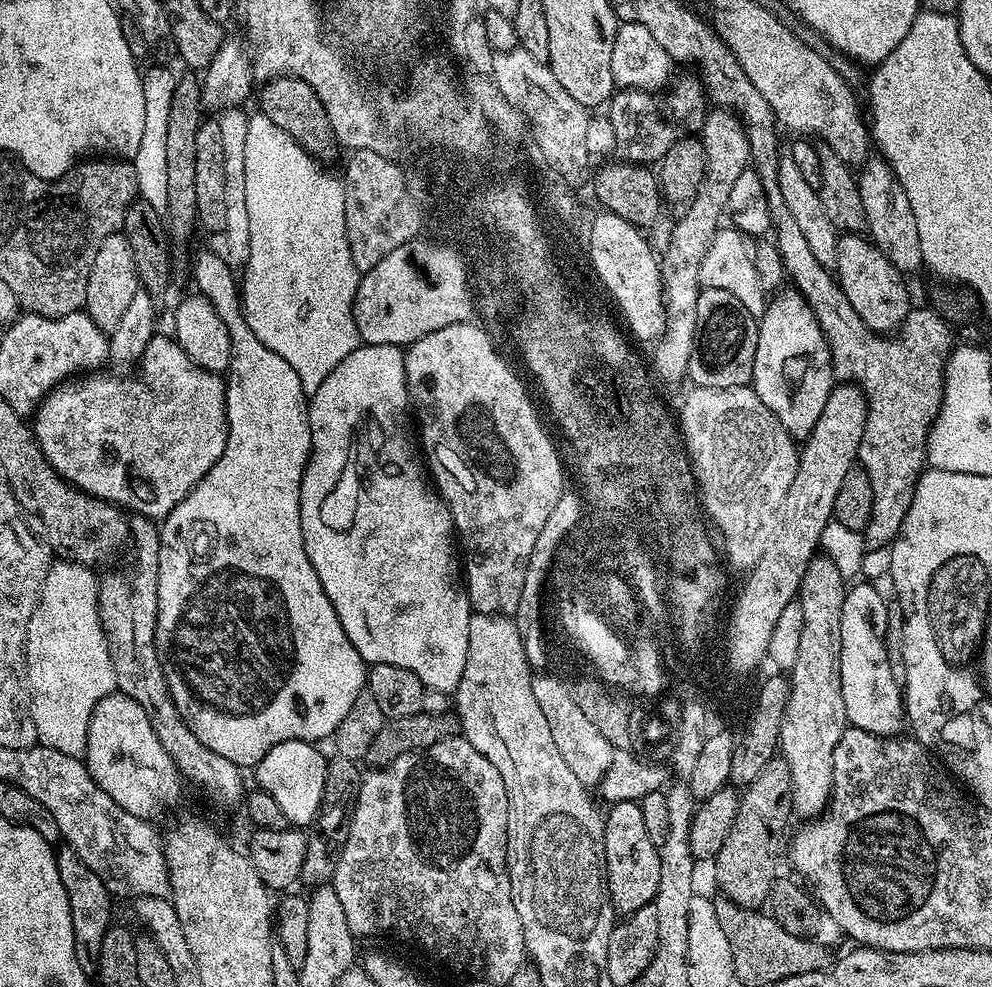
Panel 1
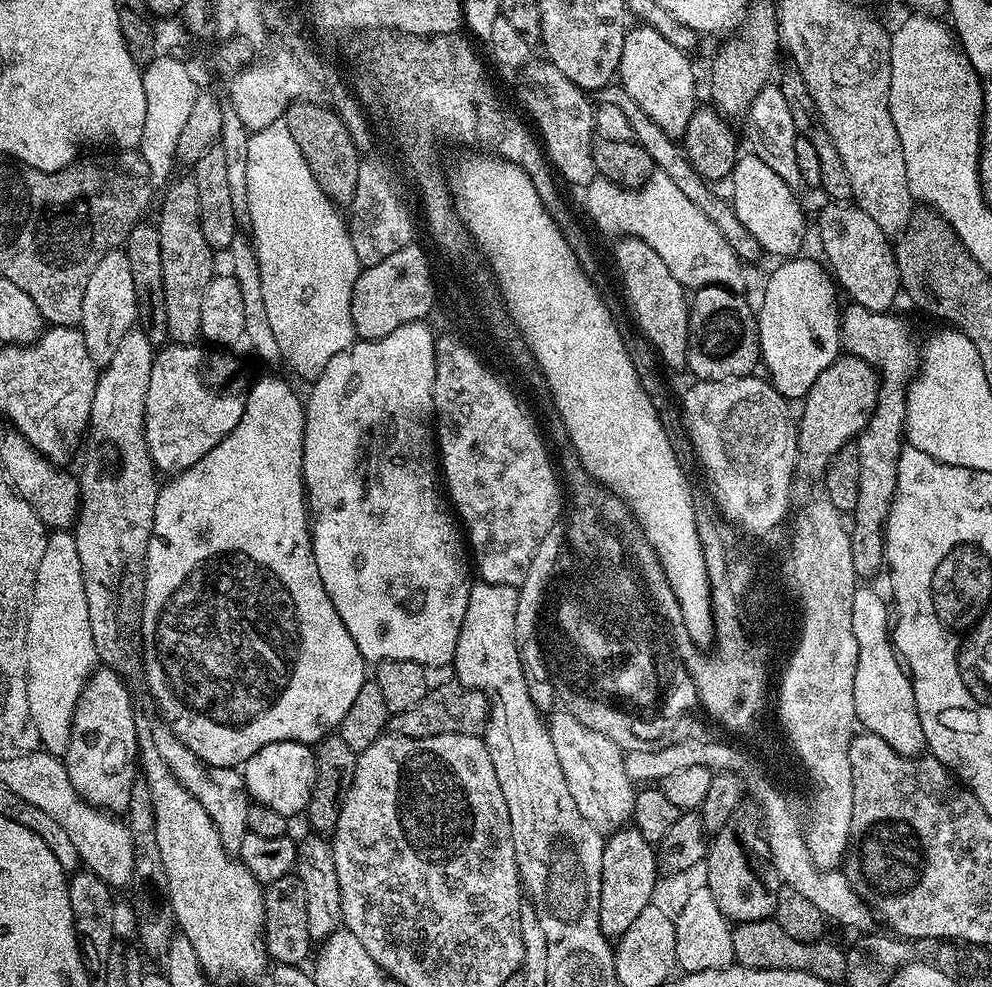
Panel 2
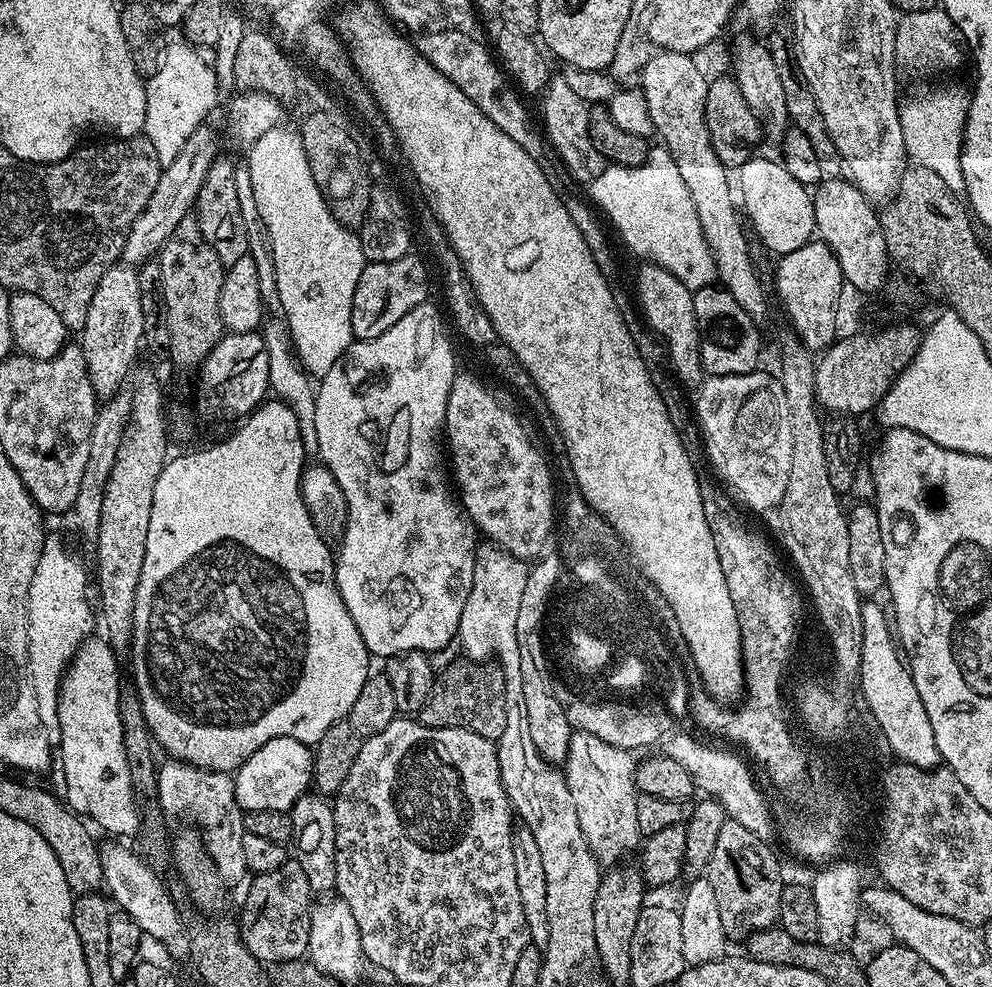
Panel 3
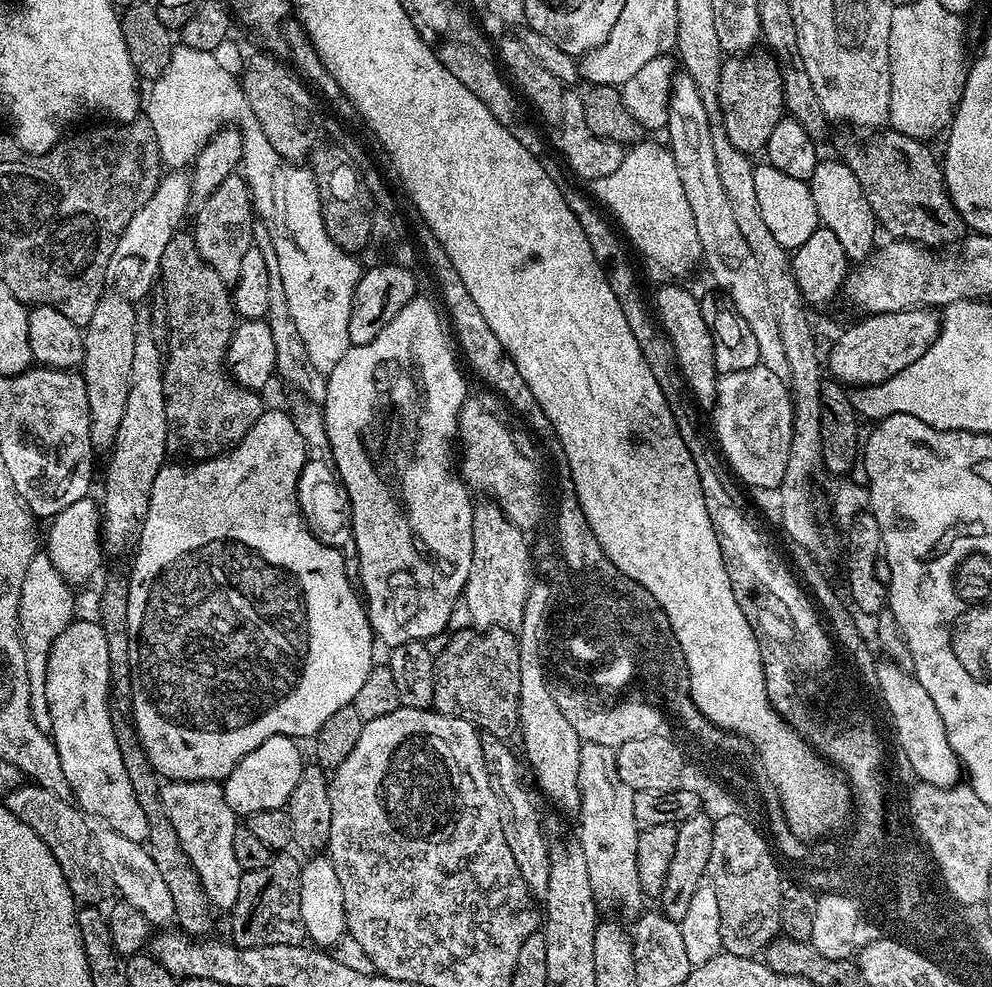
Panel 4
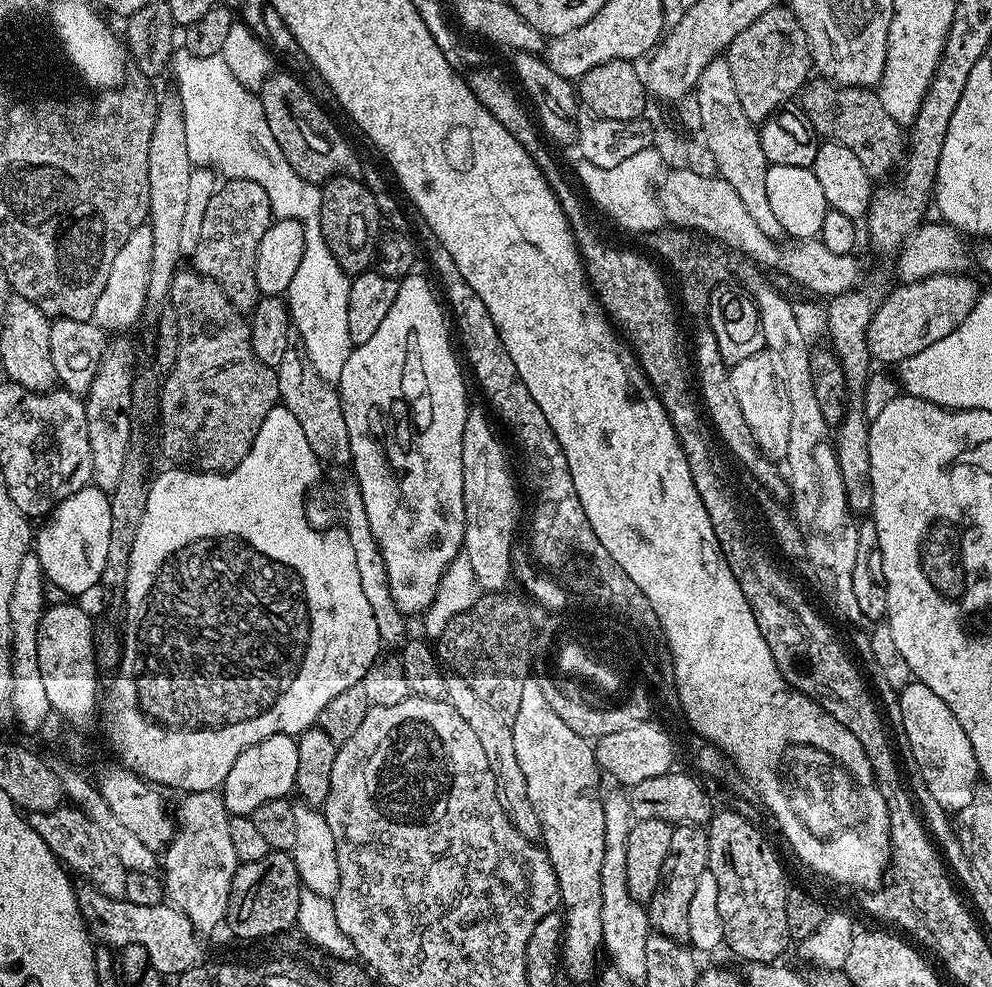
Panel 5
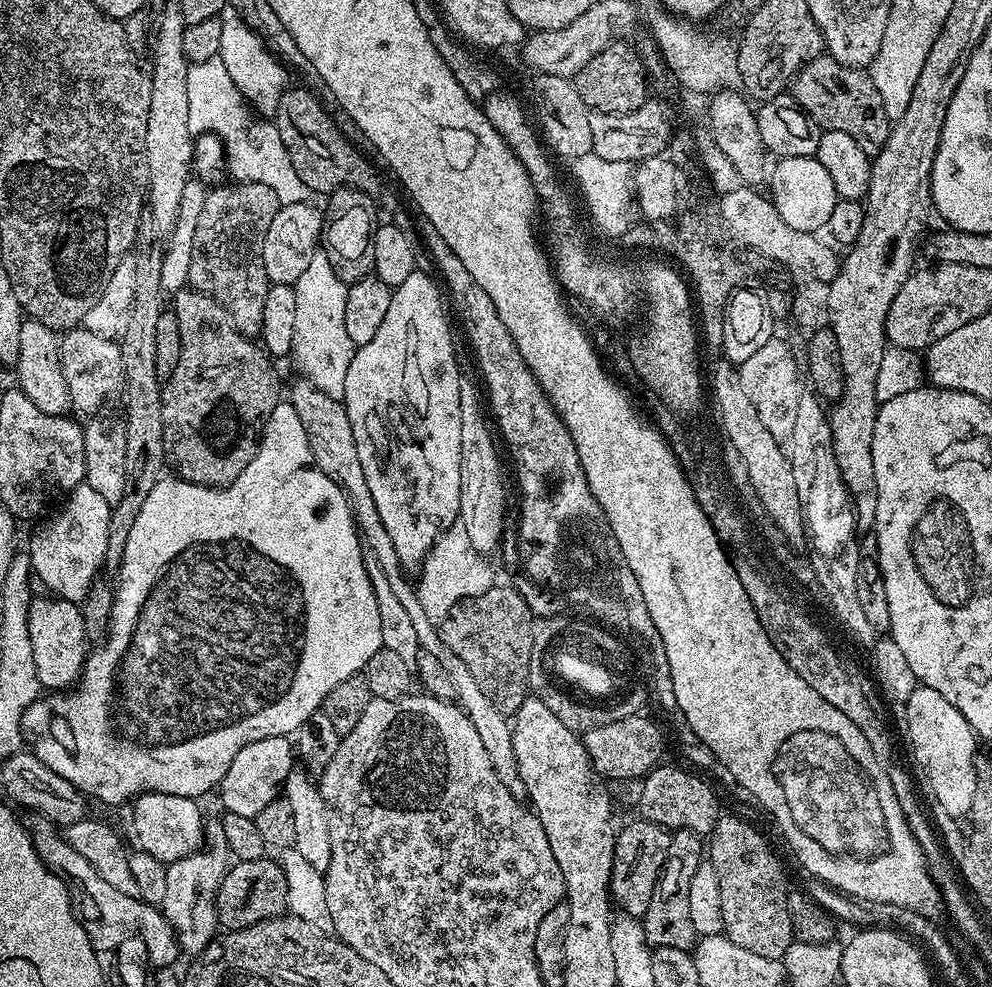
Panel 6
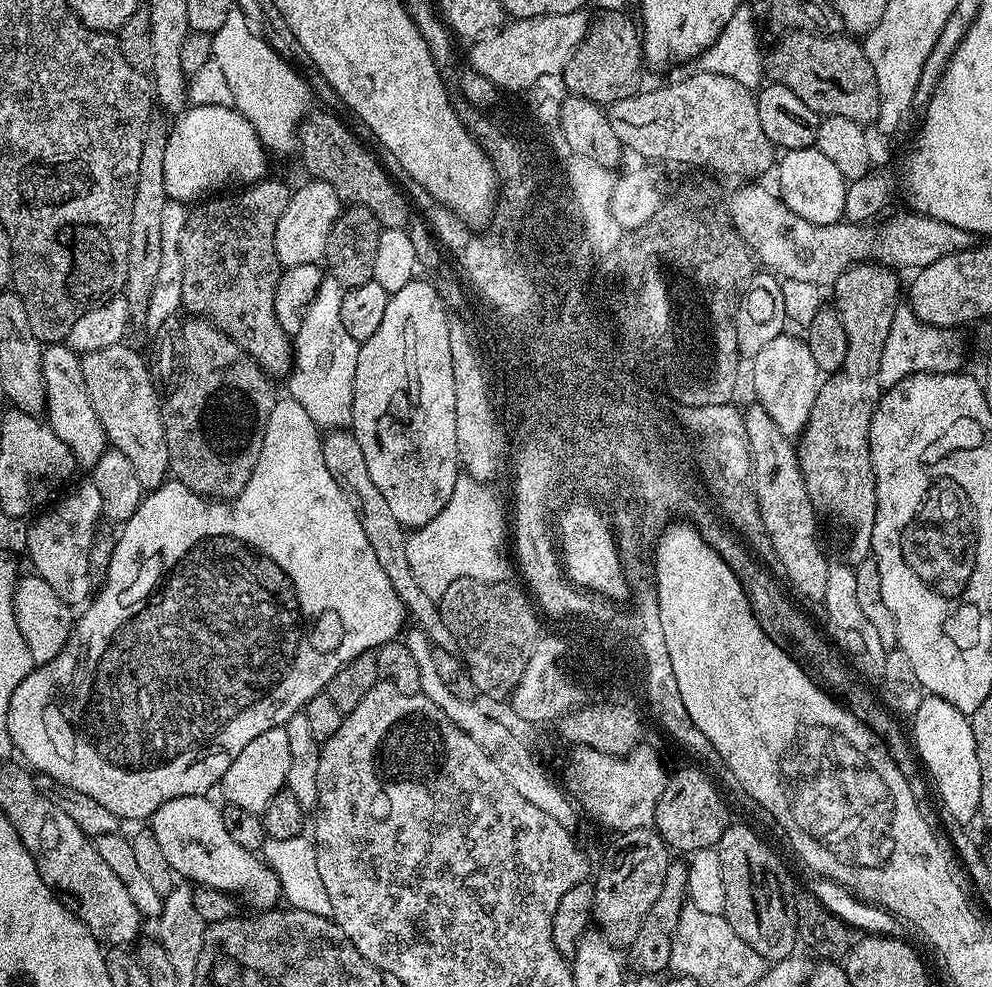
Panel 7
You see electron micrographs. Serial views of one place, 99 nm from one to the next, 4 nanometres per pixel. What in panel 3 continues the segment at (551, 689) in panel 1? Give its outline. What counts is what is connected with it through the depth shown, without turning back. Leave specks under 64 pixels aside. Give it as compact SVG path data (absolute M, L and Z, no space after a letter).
M573 731L568 747L568 757L562 761L564 780L568 784L570 798L574 798L574 810L578 810L578 826L582 826L582 834L590 850L604 866L619 865L627 857L624 855L632 847L635 849L642 840L638 826L636 769L634 760L628 756L631 755L625 749L610 746L610 742L602 742L602 738L594 738L594 734Z

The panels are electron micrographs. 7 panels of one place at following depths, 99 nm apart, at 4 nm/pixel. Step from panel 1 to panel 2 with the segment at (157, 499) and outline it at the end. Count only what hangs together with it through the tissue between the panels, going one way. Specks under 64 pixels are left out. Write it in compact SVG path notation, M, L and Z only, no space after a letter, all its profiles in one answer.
M169 343L155 353L150 370L150 390L146 394L146 410L144 411L144 441L148 443L148 452L152 456L153 465L161 473L179 474L185 468L193 468L200 459L222 438L226 438L238 426L244 413L246 399L245 385L232 380L236 376L236 360L227 356L224 350L208 350L203 352L192 344Z

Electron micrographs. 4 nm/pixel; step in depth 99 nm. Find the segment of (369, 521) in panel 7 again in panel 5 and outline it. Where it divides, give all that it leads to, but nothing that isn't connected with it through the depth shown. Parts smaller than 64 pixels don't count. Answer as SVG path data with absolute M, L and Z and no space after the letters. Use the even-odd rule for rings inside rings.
M289 335L286 354L282 354L282 362L275 370L280 404L286 410L290 410L294 418L298 418L298 426L302 426L306 433L306 442L310 442L310 450L314 450L316 457L325 465L351 465L350 434L346 434L340 393L334 387L333 381L322 378L322 374L314 370L314 362L310 362L299 336ZM467 682L449 683L446 699L454 710L458 710L458 714L462 714L462 718L466 718L470 730L474 730L475 736L478 737L478 743L482 745L482 751L486 754L486 762L490 762L490 774L494 774L500 801L504 809L508 811L508 817L512 820L513 826L524 836L539 837L538 814L534 814L534 806L530 806L530 794L526 791L526 778L522 774L522 765L518 763L514 751L514 734L511 723L500 717L494 710L490 710L488 703L481 699L472 689L471 684Z

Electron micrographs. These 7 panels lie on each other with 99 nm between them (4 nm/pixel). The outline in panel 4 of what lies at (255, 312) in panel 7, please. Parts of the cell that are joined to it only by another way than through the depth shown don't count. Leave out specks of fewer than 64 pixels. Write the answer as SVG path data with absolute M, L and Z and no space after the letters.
M240 174L228 176L199 208L194 227L198 254L202 254L204 261L214 266L214 274L218 274L224 284L235 285L236 279L242 274L242 258L246 258L246 250L254 247L254 205L248 181Z

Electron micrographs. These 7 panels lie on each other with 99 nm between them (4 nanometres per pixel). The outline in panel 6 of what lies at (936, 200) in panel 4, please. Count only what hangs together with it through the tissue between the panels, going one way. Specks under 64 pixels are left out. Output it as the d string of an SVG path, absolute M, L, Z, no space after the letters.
M821 54L814 57L808 65L805 63L790 85L790 95L799 102L801 110L807 112L820 129L842 130L850 134L870 158L880 153L892 129L893 121L889 120L886 114L886 106L882 106L882 94L878 94L878 86L874 86L871 75L863 68L848 68L833 56Z

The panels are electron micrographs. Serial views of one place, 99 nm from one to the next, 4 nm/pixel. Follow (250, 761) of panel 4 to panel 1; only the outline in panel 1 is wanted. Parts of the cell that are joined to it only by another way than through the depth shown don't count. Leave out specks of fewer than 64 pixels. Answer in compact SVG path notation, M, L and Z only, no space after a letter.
M291 740L274 746L258 762L254 769L255 783L266 794L270 794L278 802L282 814L286 814L289 825L304 830L316 823L316 815L320 812L322 790L326 786L326 770L328 760L319 752L315 743L307 740Z

